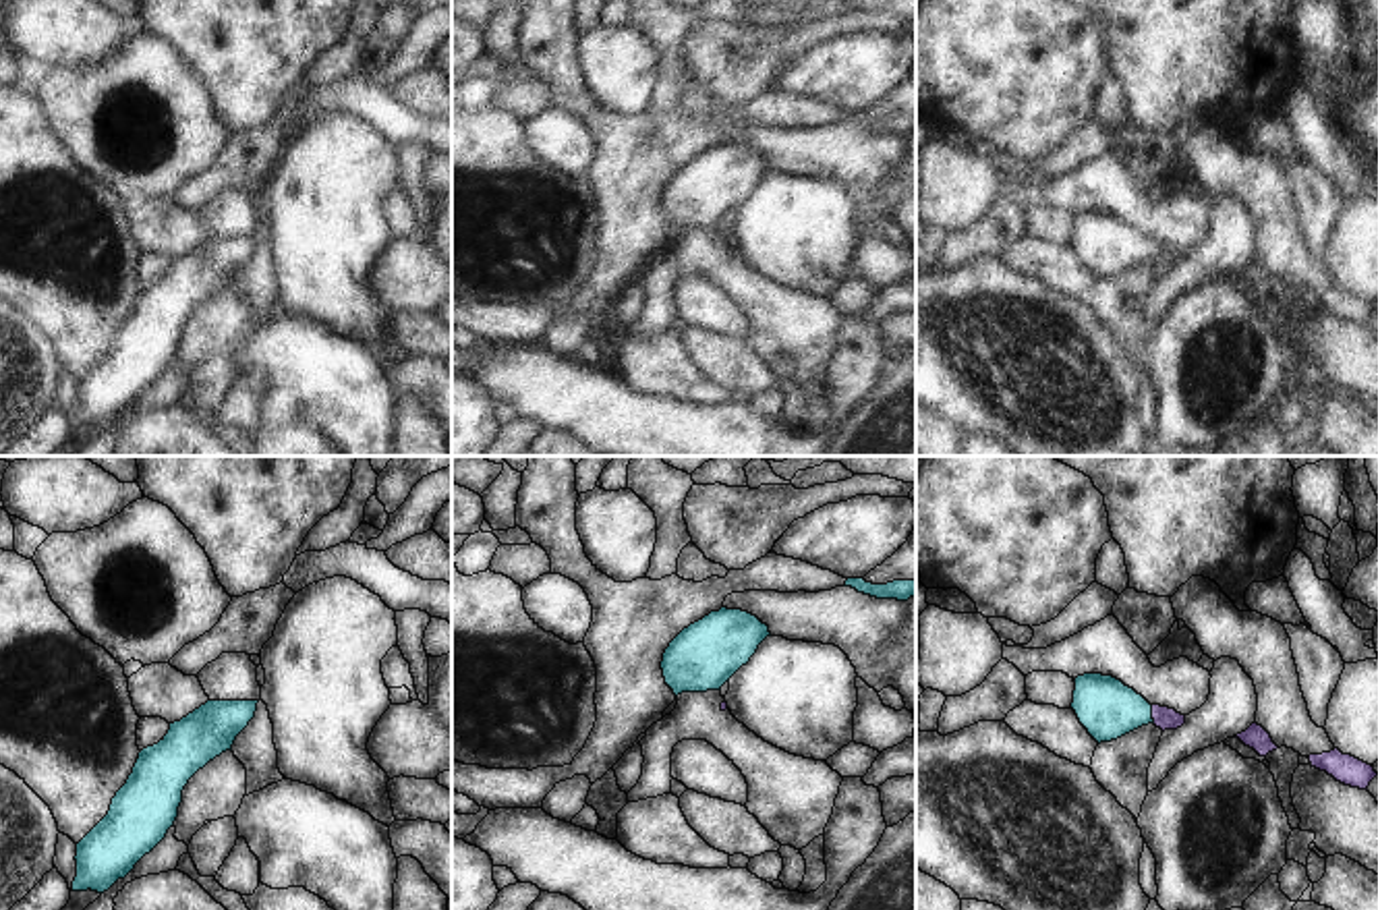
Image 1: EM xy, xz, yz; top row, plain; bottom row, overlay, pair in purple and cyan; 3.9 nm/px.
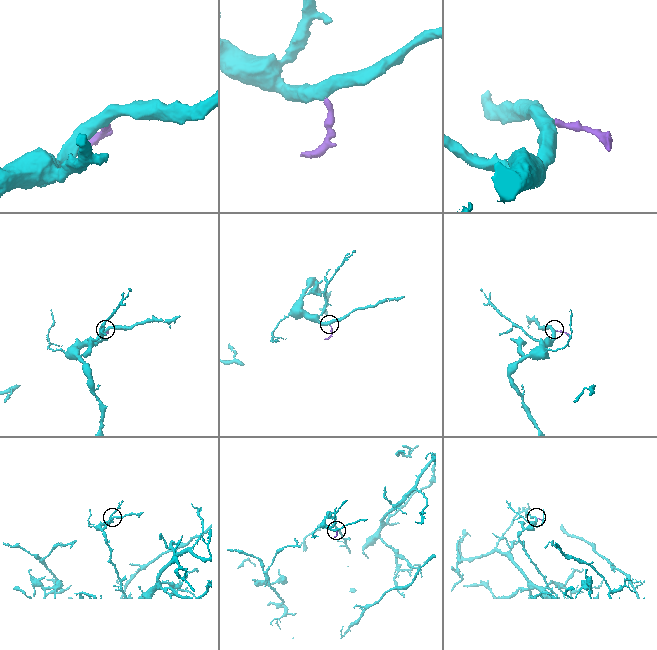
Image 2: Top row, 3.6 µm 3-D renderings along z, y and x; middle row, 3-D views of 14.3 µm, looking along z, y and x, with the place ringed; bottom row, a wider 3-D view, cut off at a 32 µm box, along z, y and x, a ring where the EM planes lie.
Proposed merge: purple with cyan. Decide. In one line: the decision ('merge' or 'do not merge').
merge

